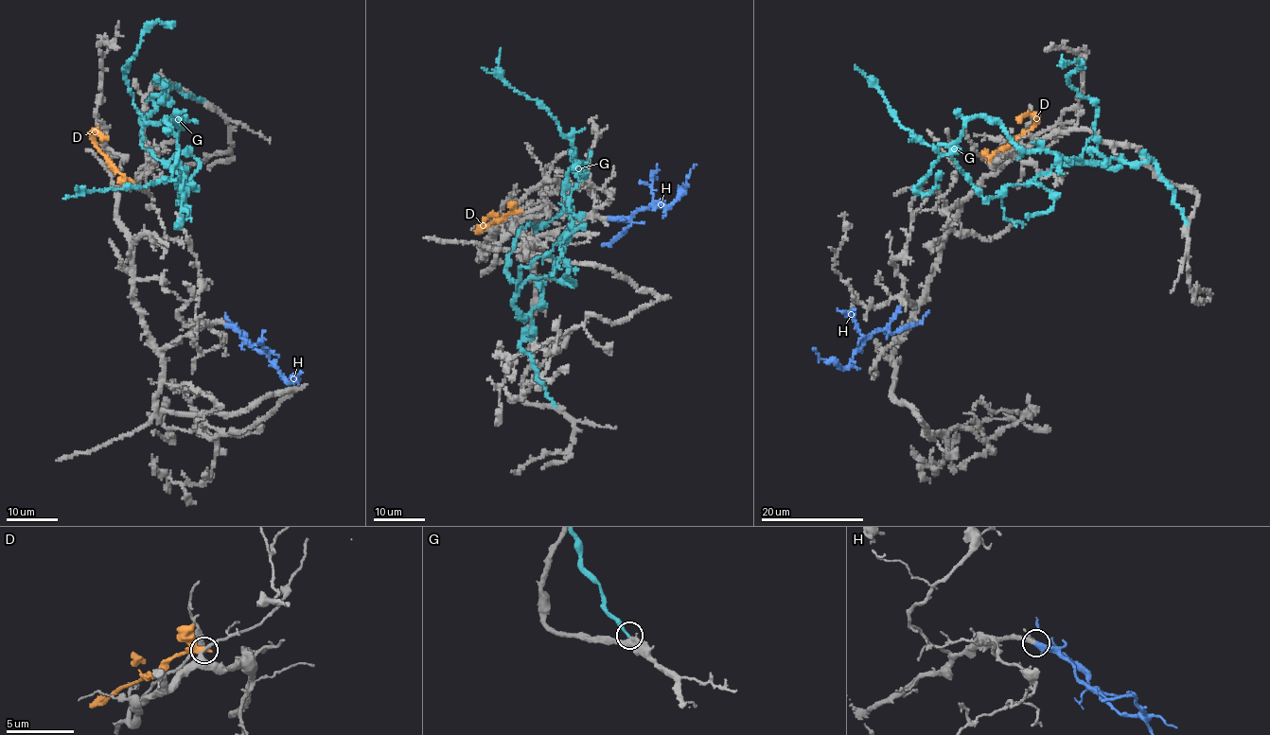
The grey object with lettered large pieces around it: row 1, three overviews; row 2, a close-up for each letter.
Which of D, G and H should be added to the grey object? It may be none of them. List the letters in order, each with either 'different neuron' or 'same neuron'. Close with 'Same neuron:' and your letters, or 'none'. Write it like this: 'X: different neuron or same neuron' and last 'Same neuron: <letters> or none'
D: different neuron
G: different neuron
H: same neuron
Same neuron: H

